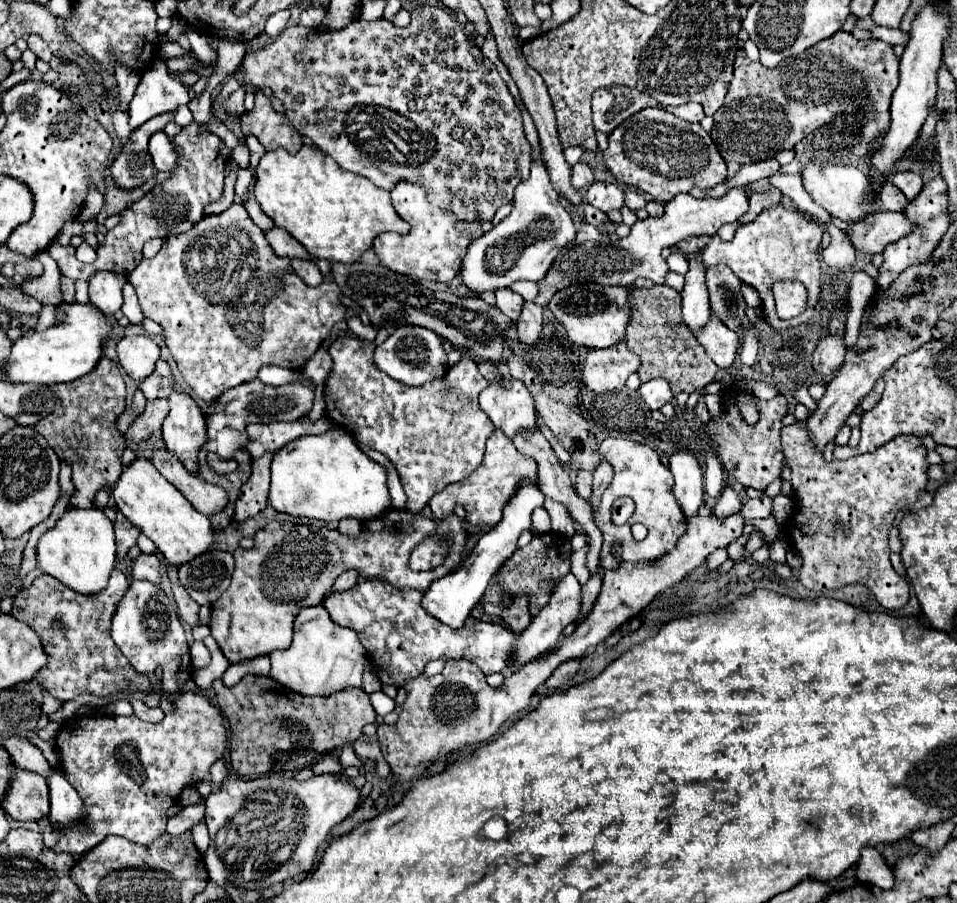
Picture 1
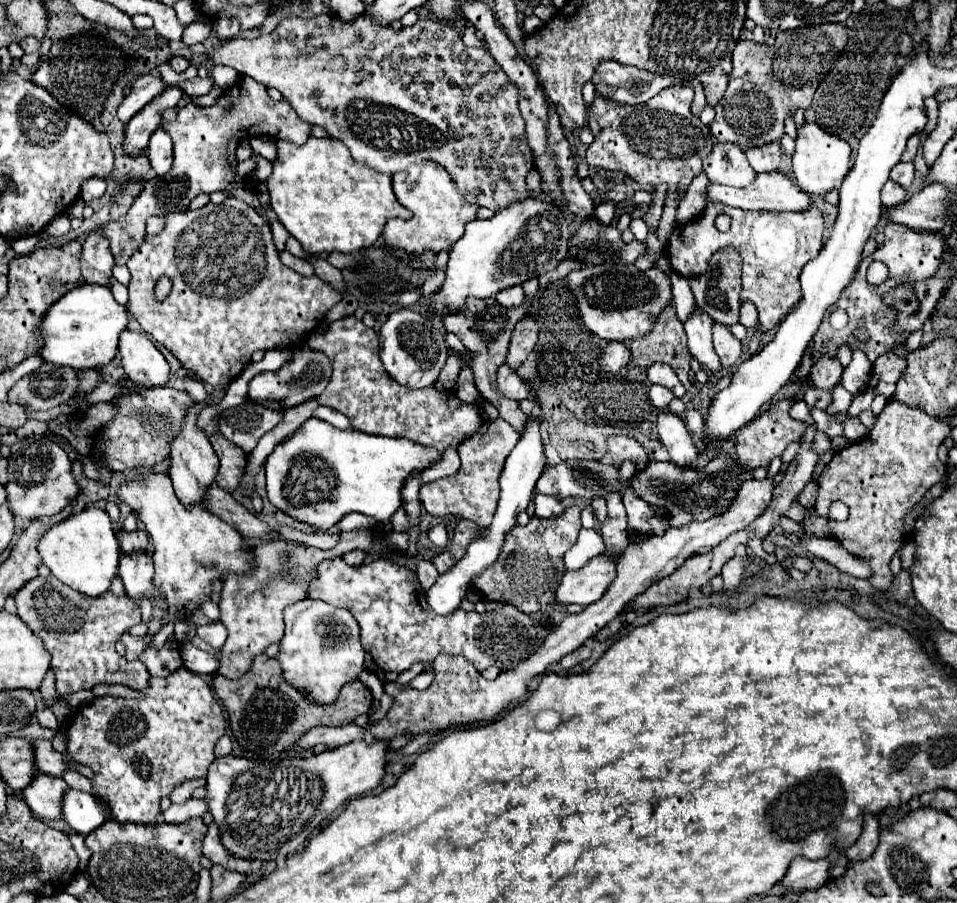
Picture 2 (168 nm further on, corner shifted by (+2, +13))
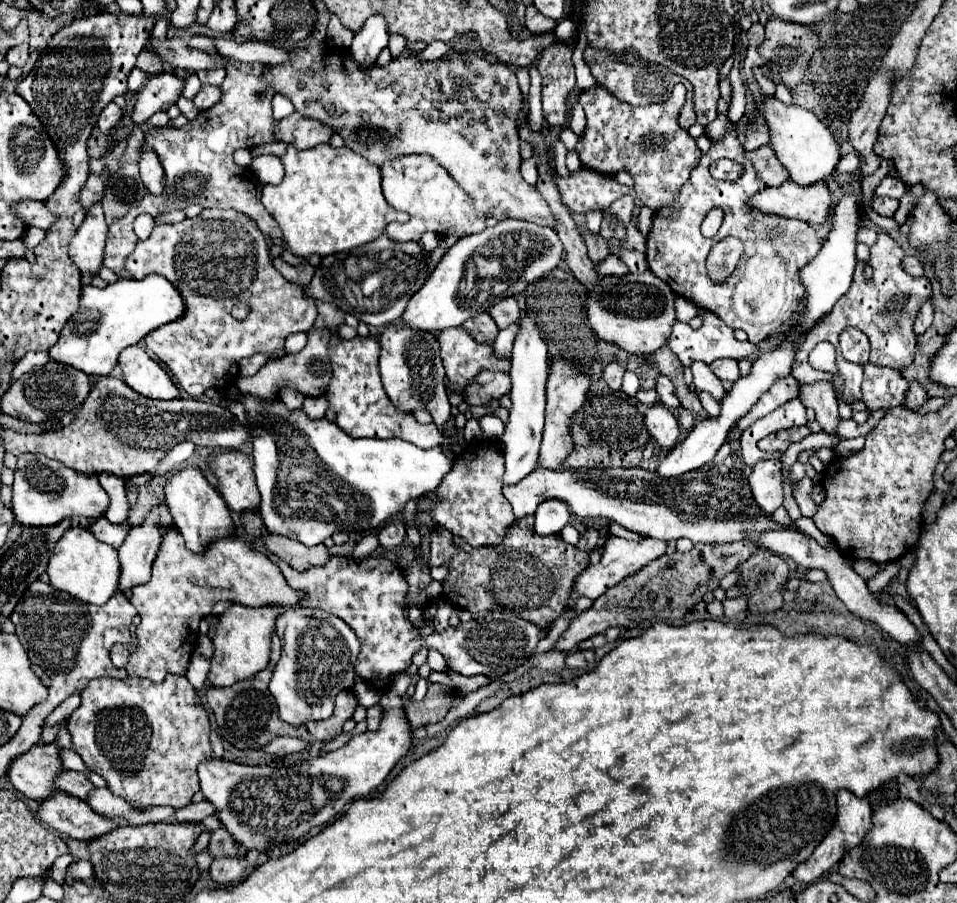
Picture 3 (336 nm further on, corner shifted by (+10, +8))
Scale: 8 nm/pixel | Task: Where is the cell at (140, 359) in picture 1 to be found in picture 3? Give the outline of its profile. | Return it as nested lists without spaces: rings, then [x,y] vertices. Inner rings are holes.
[[[126,347],[126,351],[118,357],[118,365],[122,367],[124,383],[136,393],[152,399],[178,397],[178,387],[172,383],[168,373],[154,359],[150,359],[142,347]]]

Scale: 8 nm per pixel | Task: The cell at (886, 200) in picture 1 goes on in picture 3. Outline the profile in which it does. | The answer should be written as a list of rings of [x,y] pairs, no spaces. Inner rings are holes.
[[[874,197],[872,199],[872,205],[870,205],[878,215],[884,215],[884,217],[892,217],[898,209],[898,201],[896,199],[890,199],[890,197]]]

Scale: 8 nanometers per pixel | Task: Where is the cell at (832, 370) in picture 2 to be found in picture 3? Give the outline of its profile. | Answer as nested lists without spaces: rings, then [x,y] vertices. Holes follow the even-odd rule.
[[[818,381],[800,387],[798,399],[816,411],[816,421],[820,423],[822,431],[832,433],[838,425],[838,403],[834,397],[834,387],[830,381]]]

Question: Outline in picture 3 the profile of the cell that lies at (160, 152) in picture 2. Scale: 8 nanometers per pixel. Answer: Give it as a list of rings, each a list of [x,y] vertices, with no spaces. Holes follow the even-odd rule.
[[[146,147],[138,165],[140,165],[140,177],[142,177],[144,185],[148,187],[148,191],[154,195],[160,195],[164,189],[164,169],[160,165],[156,151]]]

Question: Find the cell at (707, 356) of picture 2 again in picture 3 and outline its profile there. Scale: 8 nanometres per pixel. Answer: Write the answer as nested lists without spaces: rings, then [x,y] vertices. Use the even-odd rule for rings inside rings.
[[[692,363],[692,375],[694,375],[694,385],[700,391],[708,391],[716,401],[720,401],[726,391],[722,389],[720,379],[710,371],[710,367],[706,363]]]

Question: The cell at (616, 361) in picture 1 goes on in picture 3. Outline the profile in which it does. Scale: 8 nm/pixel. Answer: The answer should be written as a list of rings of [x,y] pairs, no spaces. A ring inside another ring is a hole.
[[[612,361],[608,365],[604,365],[604,371],[602,371],[602,377],[604,381],[610,385],[610,389],[618,391],[620,385],[622,385],[622,375],[624,375],[624,367],[618,363],[618,361]]]

